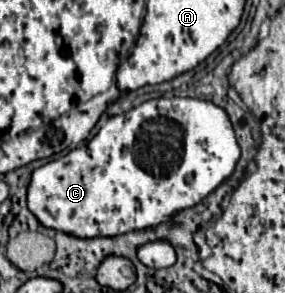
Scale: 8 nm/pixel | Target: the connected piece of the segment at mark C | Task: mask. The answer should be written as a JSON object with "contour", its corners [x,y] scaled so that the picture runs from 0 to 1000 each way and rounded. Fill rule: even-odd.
{"contour":[[[547,334],[547,341],[519,341],[519,348],[463,369],[442,389],[393,396],[302,498],[253,512],[239,532],[225,532],[211,546],[182,546],[182,553],[126,573],[112,587],[112,614],[98,635],[98,710],[154,778],[182,778],[196,792],[225,792],[225,799],[246,799],[267,812],[344,812],[344,805],[386,805],[393,812],[393,805],[442,799],[463,785],[547,778],[561,758],[589,758],[632,717],[688,703],[737,655],[751,655],[786,614],[800,614],[814,601],[835,546],[842,546],[842,498],[828,485],[821,437],[807,423],[807,403],[800,403],[786,369],[772,369],[730,341],[695,341],[695,334]]]}

